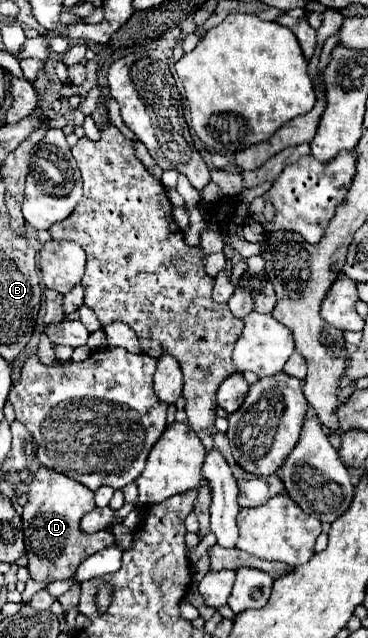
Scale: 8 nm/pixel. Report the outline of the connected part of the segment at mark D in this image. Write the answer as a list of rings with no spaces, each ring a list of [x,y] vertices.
[[[39,468],[37,474],[33,476],[33,482],[31,482],[31,488],[29,488],[29,502],[23,506],[23,536],[25,536],[25,550],[27,550],[27,558],[29,558],[29,574],[31,574],[31,580],[35,582],[55,582],[55,580],[71,580],[79,568],[79,564],[103,550],[103,548],[109,548],[115,544],[115,536],[111,530],[99,530],[99,532],[83,532],[81,530],[81,518],[83,514],[95,510],[95,498],[93,498],[93,492],[89,492],[89,489],[79,482],[55,472],[55,470],[47,470],[47,468]]]

